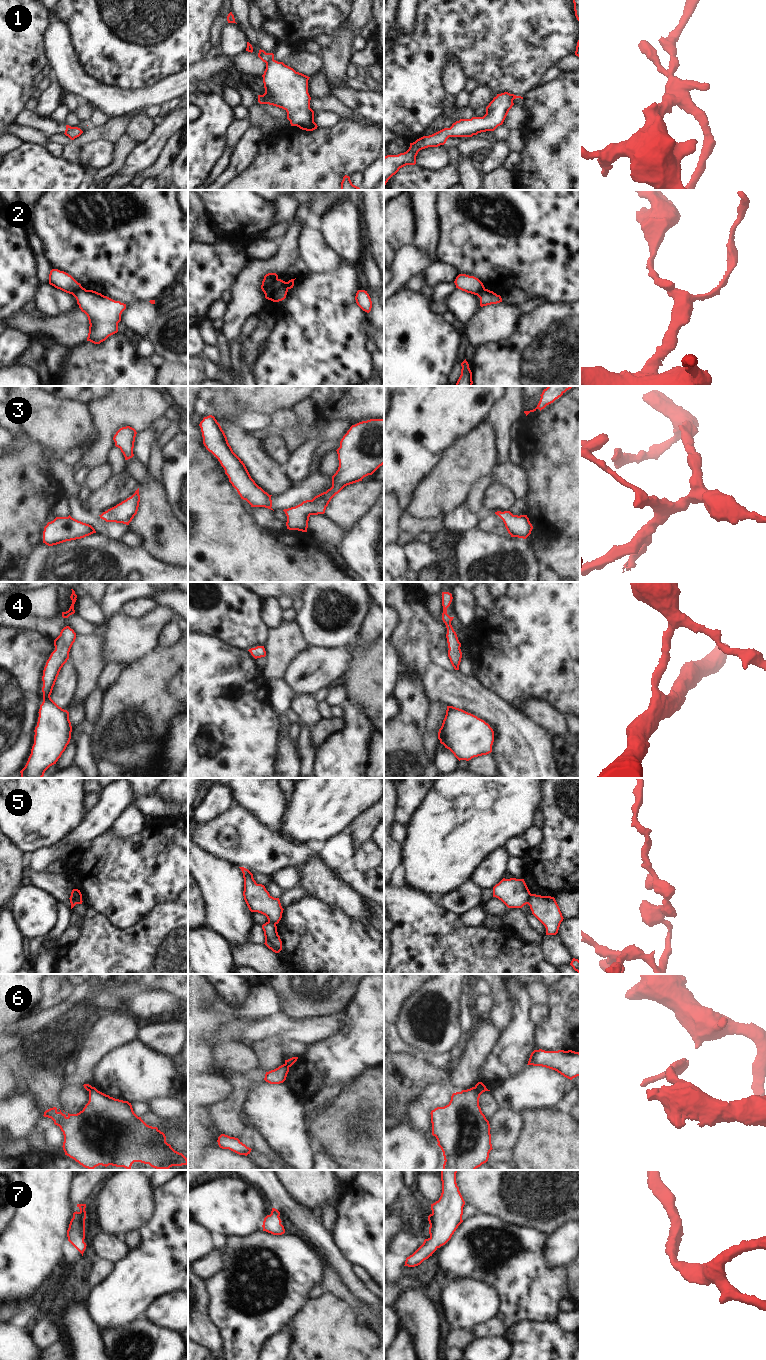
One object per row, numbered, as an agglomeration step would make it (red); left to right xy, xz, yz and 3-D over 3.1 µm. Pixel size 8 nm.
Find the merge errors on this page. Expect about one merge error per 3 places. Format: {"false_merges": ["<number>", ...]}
{"false_merges": ["2", "5", "6"]}

